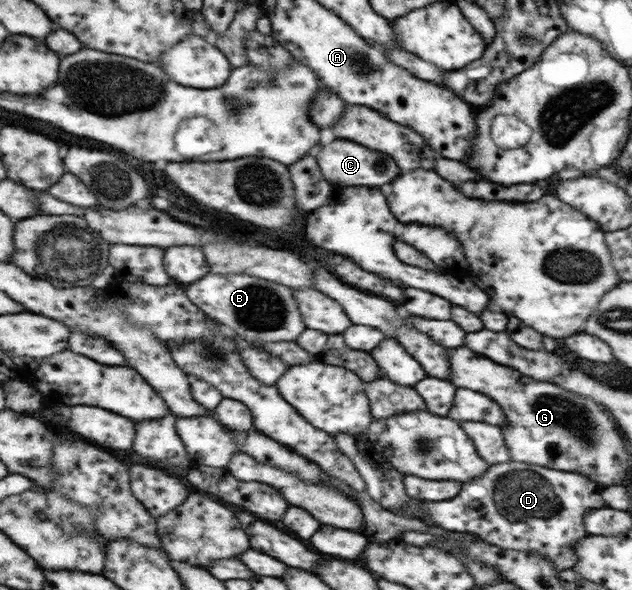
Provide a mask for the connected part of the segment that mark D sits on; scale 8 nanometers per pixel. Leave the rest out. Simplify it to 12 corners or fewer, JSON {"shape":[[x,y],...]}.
{"shape":[[491,465],[416,518],[504,549],[576,564],[586,516],[586,475]]}

